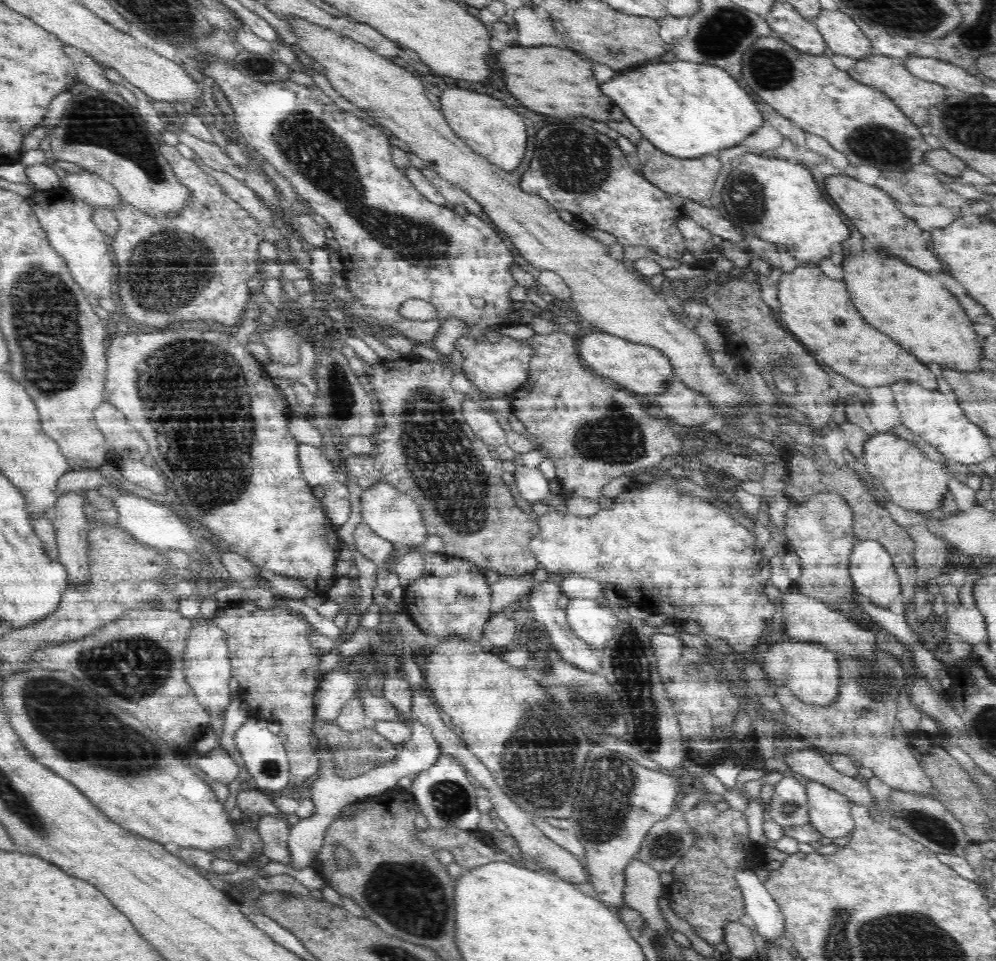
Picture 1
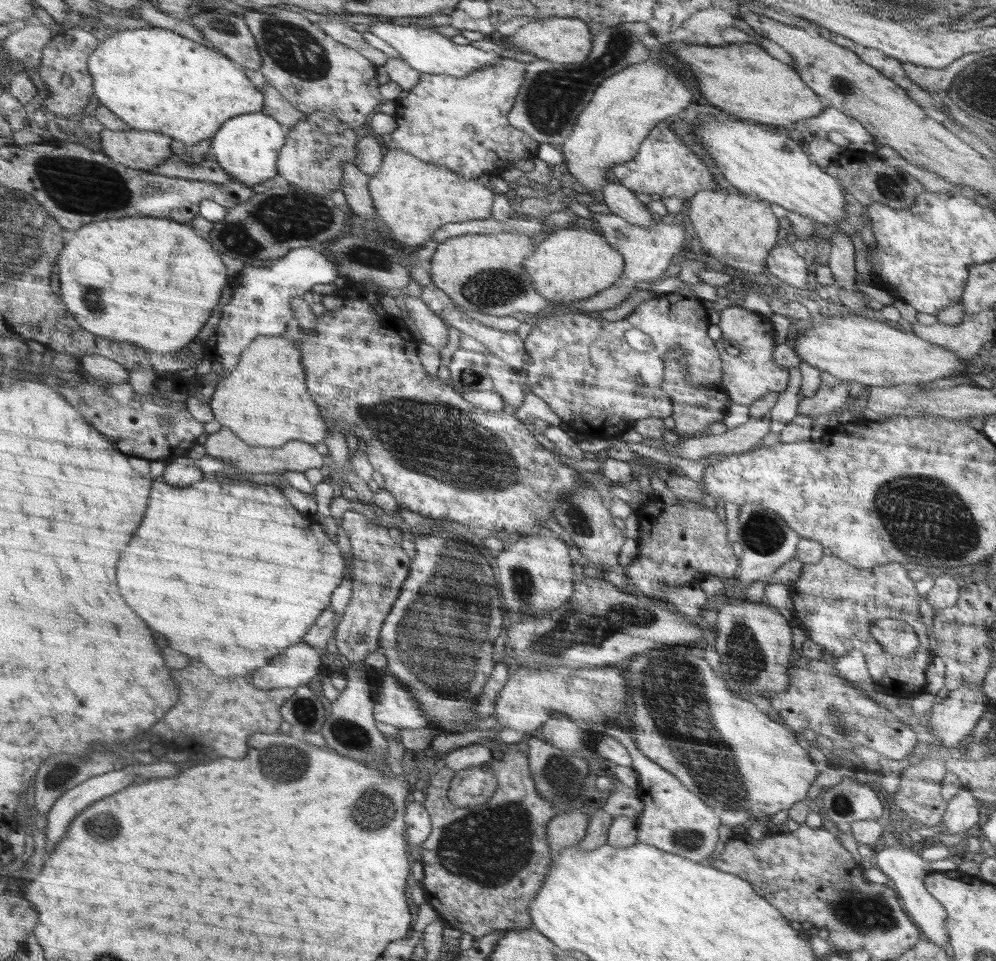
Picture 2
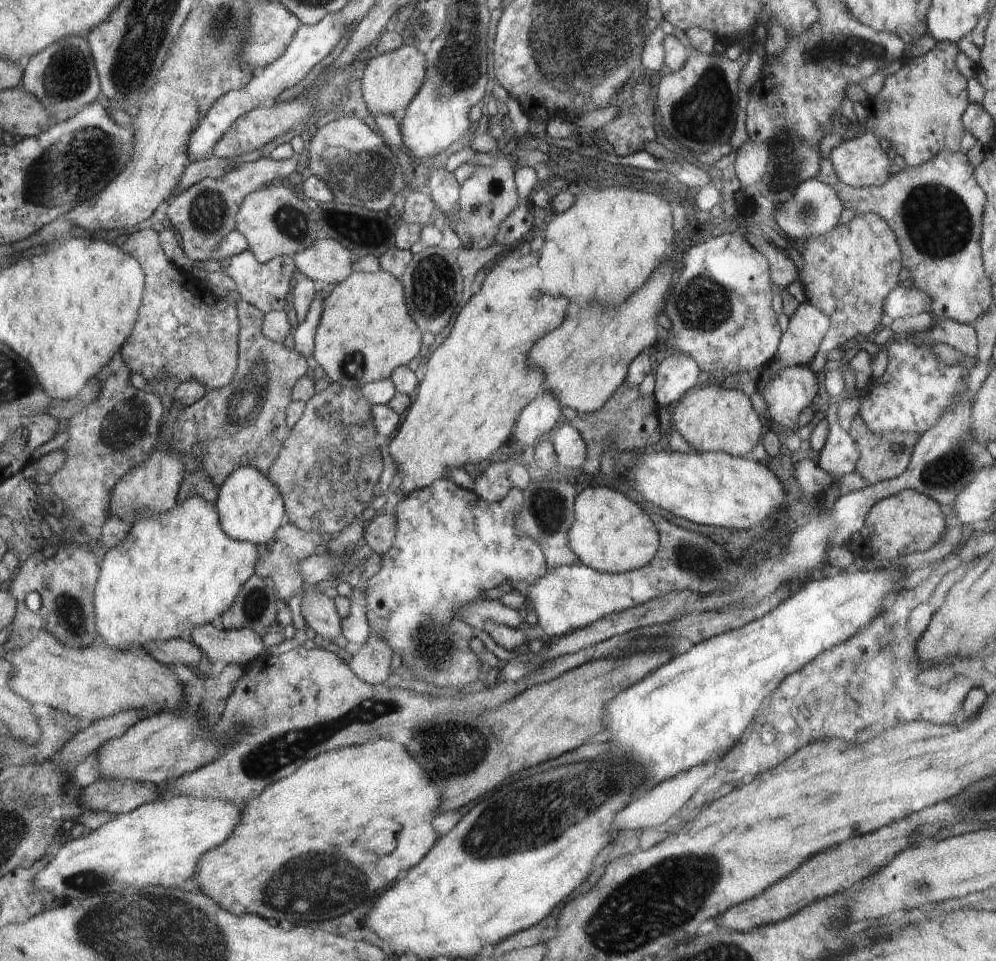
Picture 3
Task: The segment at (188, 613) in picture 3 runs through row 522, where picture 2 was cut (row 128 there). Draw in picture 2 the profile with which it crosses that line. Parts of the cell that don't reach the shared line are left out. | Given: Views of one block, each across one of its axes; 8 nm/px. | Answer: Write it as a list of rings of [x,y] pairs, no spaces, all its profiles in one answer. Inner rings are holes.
[[[152,27],[151,29],[126,29],[125,31],[115,33],[106,38],[96,50],[90,59],[89,67],[95,78],[95,94],[101,102],[108,108],[111,108],[122,120],[133,126],[133,129],[140,131],[155,131],[174,137],[175,141],[183,142],[188,146],[196,146],[204,140],[214,139],[220,130],[229,120],[250,114],[251,112],[262,111],[262,94],[250,84],[250,80],[244,74],[243,65],[234,61],[232,57],[224,54],[223,51],[215,47],[204,46],[195,40],[190,40],[186,36],[182,36],[178,32],[168,30],[167,28]]]

